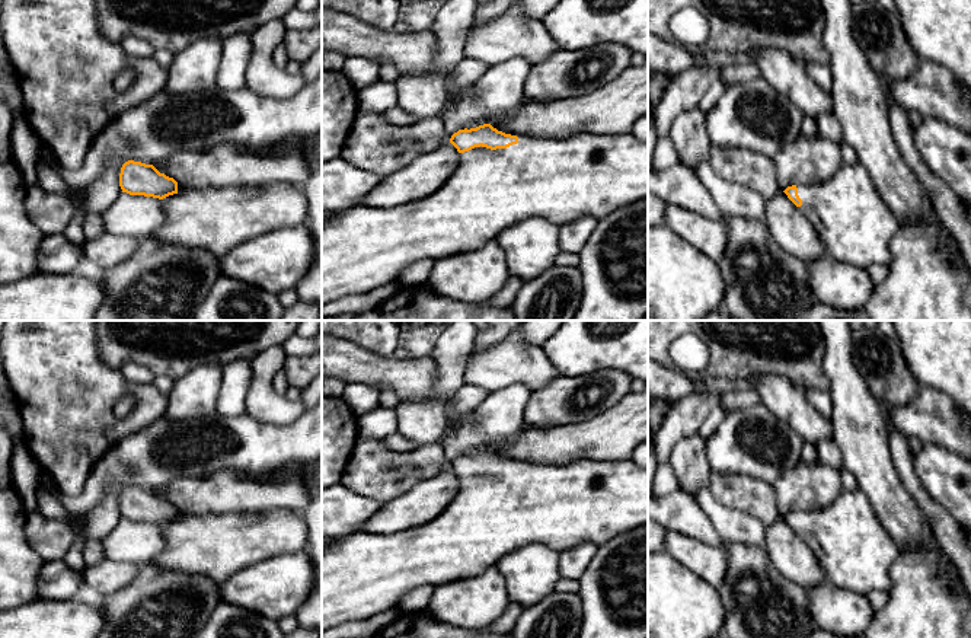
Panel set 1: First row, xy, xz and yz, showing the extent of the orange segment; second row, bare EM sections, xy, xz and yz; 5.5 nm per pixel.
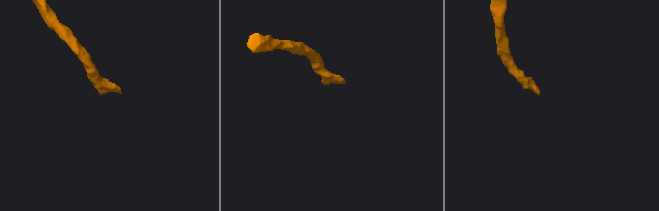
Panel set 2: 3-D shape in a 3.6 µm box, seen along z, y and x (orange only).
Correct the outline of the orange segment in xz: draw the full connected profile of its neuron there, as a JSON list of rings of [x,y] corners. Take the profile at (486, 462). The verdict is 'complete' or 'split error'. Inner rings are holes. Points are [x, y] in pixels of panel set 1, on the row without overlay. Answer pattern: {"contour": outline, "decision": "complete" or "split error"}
{"contour": [[[483,450],[459,456],[450,469],[459,478],[459,492],[431,521],[392,535],[358,530],[322,549],[322,632],[397,607],[397,602],[415,587],[435,587],[476,577],[495,567],[502,556],[531,543],[543,543],[556,552],[585,542],[600,546],[616,535],[648,526],[648,469],[638,466],[632,459],[582,459],[566,466],[539,466],[505,460],[491,450]]], "decision": "split error"}

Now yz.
{"contour": [[[860,489],[841,491],[824,508],[792,511],[783,519],[804,539],[812,537],[817,542],[811,549],[825,572],[825,580],[831,584],[860,594],[891,590],[891,568],[900,549],[884,530],[868,497]]], "decision": "split error"}

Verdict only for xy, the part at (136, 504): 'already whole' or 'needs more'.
already whole

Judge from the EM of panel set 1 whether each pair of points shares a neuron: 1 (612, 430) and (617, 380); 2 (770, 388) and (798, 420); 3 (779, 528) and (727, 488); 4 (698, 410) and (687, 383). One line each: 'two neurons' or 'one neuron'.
1: two neurons
2: one neuron
3: two neurons
4: two neurons

